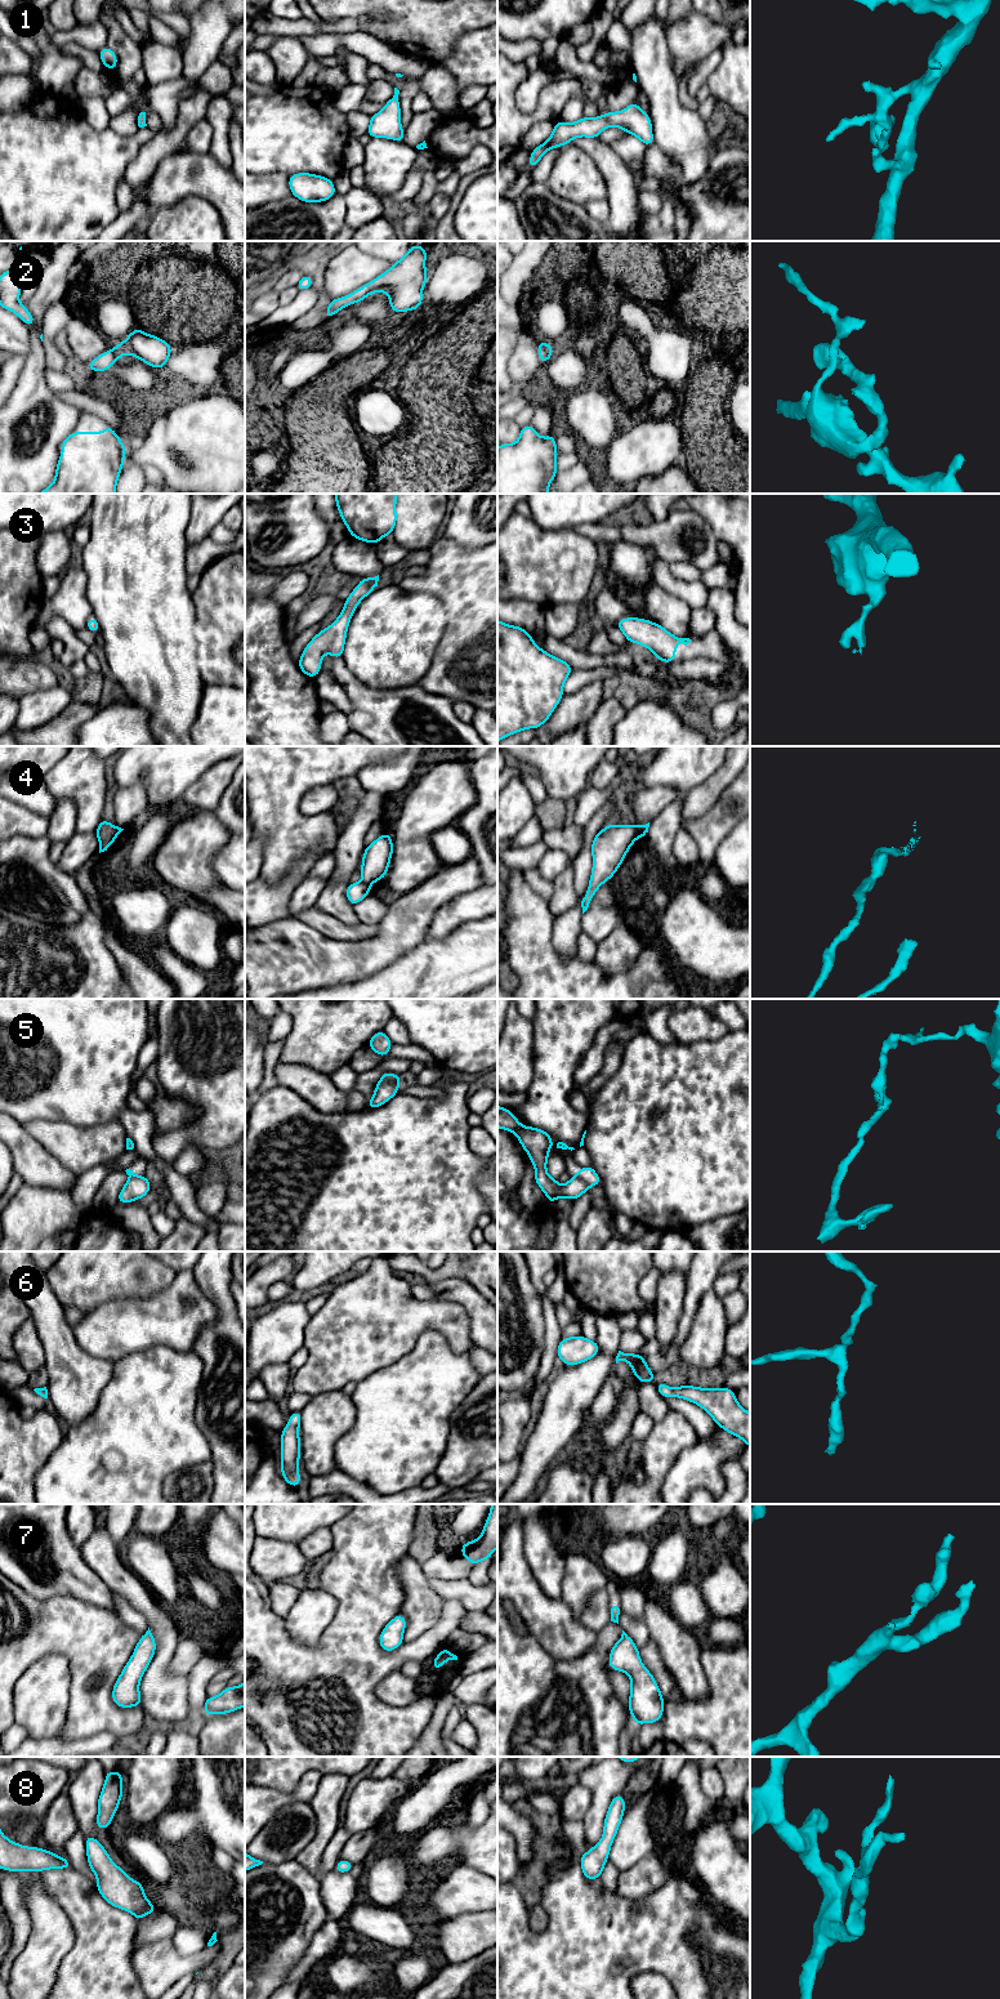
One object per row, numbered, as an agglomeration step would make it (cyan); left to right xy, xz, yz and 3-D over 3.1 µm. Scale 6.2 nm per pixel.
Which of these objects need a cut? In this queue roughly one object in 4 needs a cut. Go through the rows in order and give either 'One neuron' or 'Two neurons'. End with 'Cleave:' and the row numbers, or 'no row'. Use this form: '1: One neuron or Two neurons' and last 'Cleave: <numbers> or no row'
1: One neuron
2: One neuron
3: One neuron
4: Two neurons
5: Two neurons
6: One neuron
7: One neuron
8: One neuron
Cleave: 4, 5

